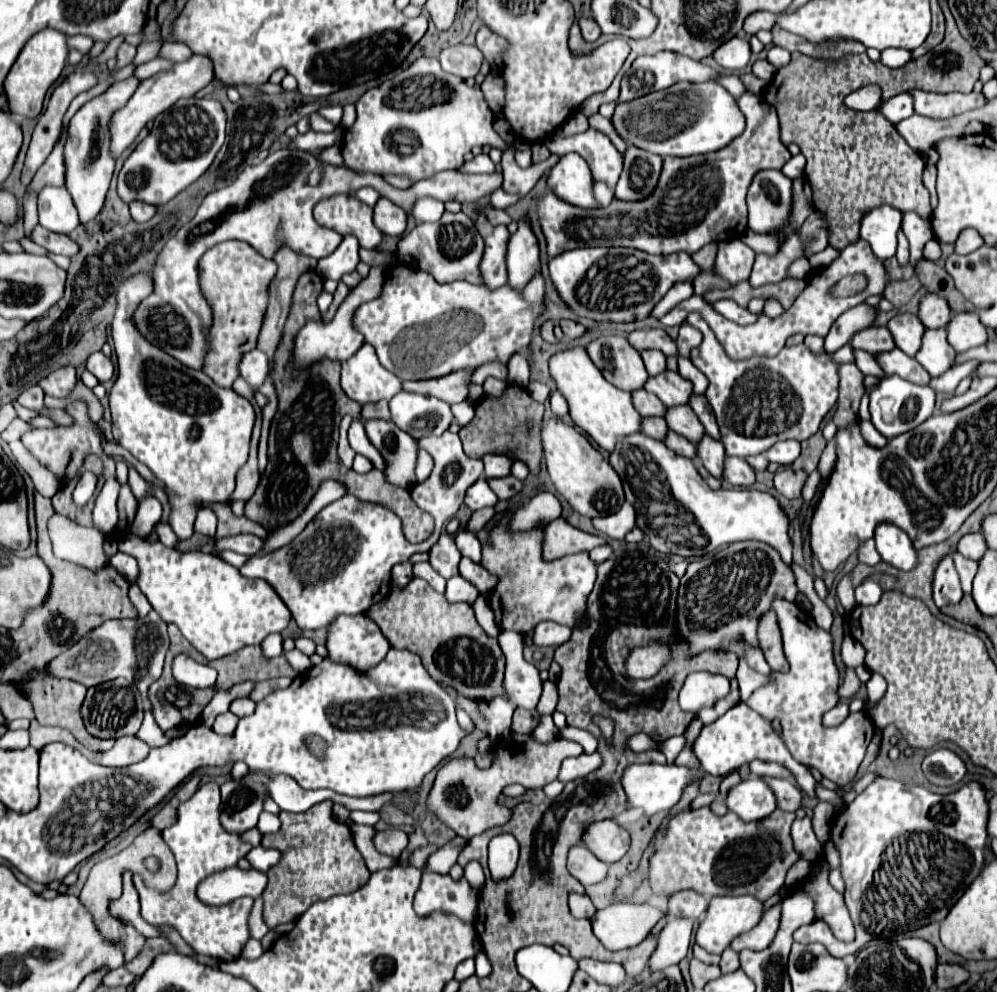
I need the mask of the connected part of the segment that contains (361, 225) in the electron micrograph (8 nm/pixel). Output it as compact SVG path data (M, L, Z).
M337 194L321 200L313 208L313 216L325 228L331 228L343 236L357 236L361 248L375 250L383 240L381 230L373 222L373 208L359 202L357 198Z

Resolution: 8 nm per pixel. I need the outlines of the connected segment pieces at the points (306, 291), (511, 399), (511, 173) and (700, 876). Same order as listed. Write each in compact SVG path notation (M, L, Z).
M305 272L299 278L291 314L287 318L283 340L279 346L279 354L275 356L275 388L279 396L279 410L271 422L271 432L269 432L269 462L259 480L257 492L245 504L245 518L261 524L271 534L287 526L295 518L299 518L323 482L337 480L347 488L347 494L355 496L357 500L381 504L393 510L401 518L403 532L409 538L409 542L419 544L425 538L429 538L429 534L433 532L433 518L415 506L411 494L407 490L399 490L397 486L387 486L385 480L367 480L365 476L343 468L343 464L339 462L337 456L339 422L347 414L353 420L357 420L361 412L361 406L355 404L351 398L347 398L347 394L343 394L341 390L339 384L341 364L337 360L321 360L295 374L291 362L295 332L299 332L307 322L321 320L317 308L317 296L321 292L323 292L323 278L319 272Z
M509 384L505 394L501 398L489 398L485 396L477 406L475 406L475 418L471 424L467 424L459 436L463 442L465 452L471 458L481 458L483 454L503 454L509 456L511 460L523 460L533 476L539 476L541 472L541 446L539 446L539 432L531 432L531 436L525 434L523 422L525 420L535 420L539 424L539 418L543 418L543 404L535 402L527 390Z
M511 144L511 148L507 152L503 152L503 158L501 158L501 166L503 166L503 190L507 194L517 194L519 198L527 196L531 192L531 188L537 184L537 180L541 178L541 174L549 168L553 168L553 164L557 164L559 156L551 154L549 160L545 162L539 162L539 164L533 164L531 168L519 168L515 164L515 148Z
M709 806L679 812L669 820L663 834L655 834L655 852L649 858L651 890L659 896L689 888L707 898L751 894L767 900L785 886L787 870L803 858L793 846L793 820L795 814L783 810L757 822L743 822L733 812L717 816Z

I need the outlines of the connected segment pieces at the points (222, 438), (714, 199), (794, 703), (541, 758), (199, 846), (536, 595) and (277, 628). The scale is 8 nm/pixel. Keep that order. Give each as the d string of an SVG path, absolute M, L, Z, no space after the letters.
M137 272L125 278L117 290L117 308L111 322L111 336L115 342L119 376L109 394L109 406L113 416L113 438L125 450L129 450L139 462L143 462L159 480L169 488L171 516L169 526L181 540L193 536L195 502L227 502L235 490L235 476L249 458L251 432L255 426L255 410L251 402L239 396L233 388L221 388L207 378L201 370L191 370L167 352L151 344L135 326L133 314L139 304L153 292L151 272Z
M745 92L737 98L739 110L745 114L747 128L741 136L737 136L729 146L709 152L703 156L691 156L691 158L665 158L663 172L659 178L659 184L651 198L647 202L619 202L613 200L607 208L595 208L595 210L583 210L577 206L567 204L565 200L557 198L553 192L545 192L537 198L537 216L539 226L543 230L543 236L547 240L547 254L549 258L571 250L571 248L583 248L583 246L629 246L643 250L647 254L659 254L667 256L673 252L685 250L687 254L697 252L705 244L721 242L721 240L735 240L741 238L747 232L747 190L759 170L781 170L789 158L791 152L781 144L779 140L779 120L773 106L765 104L763 98Z
M775 602L773 610L777 612L777 620L779 620L779 626L781 626L781 634L783 634L783 648L785 648L785 656L789 660L789 672L787 674L779 674L779 672L773 672L771 674L771 684L759 688L751 698L749 698L749 706L756 712L761 714L764 718L771 720L773 729L783 736L783 740L787 742L787 748L789 752L797 758L798 762L801 762L803 766L807 768L815 768L819 770L823 777L837 782L839 787L847 785L855 778L855 775L859 769L861 762L867 752L867 746L869 746L869 738L873 736L873 732L865 726L865 712L859 712L859 714L849 714L845 718L845 722L841 722L839 726L833 726L833 728L827 728L823 726L823 715L833 708L839 701L837 695L837 689L839 688L839 670L837 670L837 664L835 664L835 658L833 658L833 636L825 630L821 630L811 614L807 614L805 610L801 610L797 604L791 604L791 602Z
M509 734L503 742L495 746L497 760L489 770L479 770L475 760L461 758L449 760L437 774L433 790L429 794L429 810L433 810L449 828L455 830L457 836L471 840L491 828L503 826L511 818L511 810L497 804L497 796L509 784L521 784L529 788L543 788L553 782L559 774L559 766L569 756L583 754L583 748L577 742L557 738L551 744L537 744L531 736Z
M215 782L201 784L191 800L183 802L177 812L177 822L163 830L163 840L171 848L177 860L177 882L169 892L157 892L147 888L139 874L133 876L133 884L141 898L141 916L151 926L171 926L181 932L181 938L199 954L213 956L219 960L239 958L243 946L251 938L249 934L249 914L253 908L253 898L239 898L227 906L207 906L195 896L197 884L215 872L237 866L241 858L253 848L239 834L231 834L221 826L219 820L219 786Z
M505 516L497 526L491 528L489 542L481 542L482 559L481 564L491 572L499 576L499 584L489 596L489 606L495 612L495 622L501 630L515 630L519 634L529 634L533 628L543 622L543 620L553 620L559 624L567 624L573 628L583 620L585 612L585 602L587 596L595 584L595 572L597 566L589 560L587 552L581 554L571 554L553 562L545 562L541 558L541 540L543 540L543 530L533 530L533 532L509 532L507 530L507 520Z
M125 534L119 540L119 550L131 554L139 562L139 582L135 582L141 592L151 602L153 610L159 612L159 616L167 624L175 624L181 634L207 658L217 660L223 656L229 656L245 646L261 644L269 634L283 632L291 620L289 608L283 604L283 600L277 596L277 592L263 580L249 580L239 574L237 568L229 566L221 558L213 554L203 552L179 552L165 548L161 542L149 544L145 538L139 538L135 534Z

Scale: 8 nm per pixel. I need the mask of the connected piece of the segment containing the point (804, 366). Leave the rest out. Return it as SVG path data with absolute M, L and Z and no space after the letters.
M701 314L687 316L687 322L695 328L701 330L703 342L699 348L691 352L691 362L707 376L709 388L707 388L707 400L715 412L717 424L721 428L721 442L727 450L727 456L755 456L767 452L775 442L781 440L797 440L803 442L811 438L819 426L825 414L833 408L839 396L839 362L835 362L827 352L823 354L813 354L805 344L799 346L785 346L777 356L773 358L763 358L763 356L753 356L747 360L733 360L727 356L725 348L719 344L715 338L713 330L709 324L703 320Z

